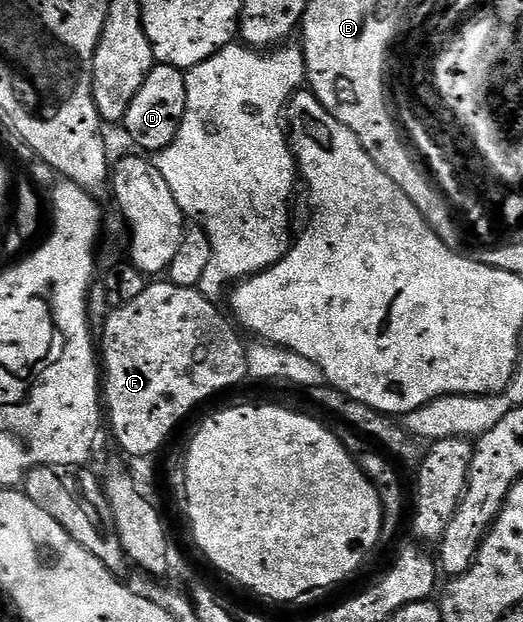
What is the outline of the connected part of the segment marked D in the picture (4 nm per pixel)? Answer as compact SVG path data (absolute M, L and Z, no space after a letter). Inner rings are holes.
M155 63L144 78L140 90L136 90L136 98L132 98L132 103L128 105L126 116L120 124L121 127L126 127L126 132L130 135L131 142L138 147L135 149L139 153L157 154L176 138L187 106L186 72L181 68Z

